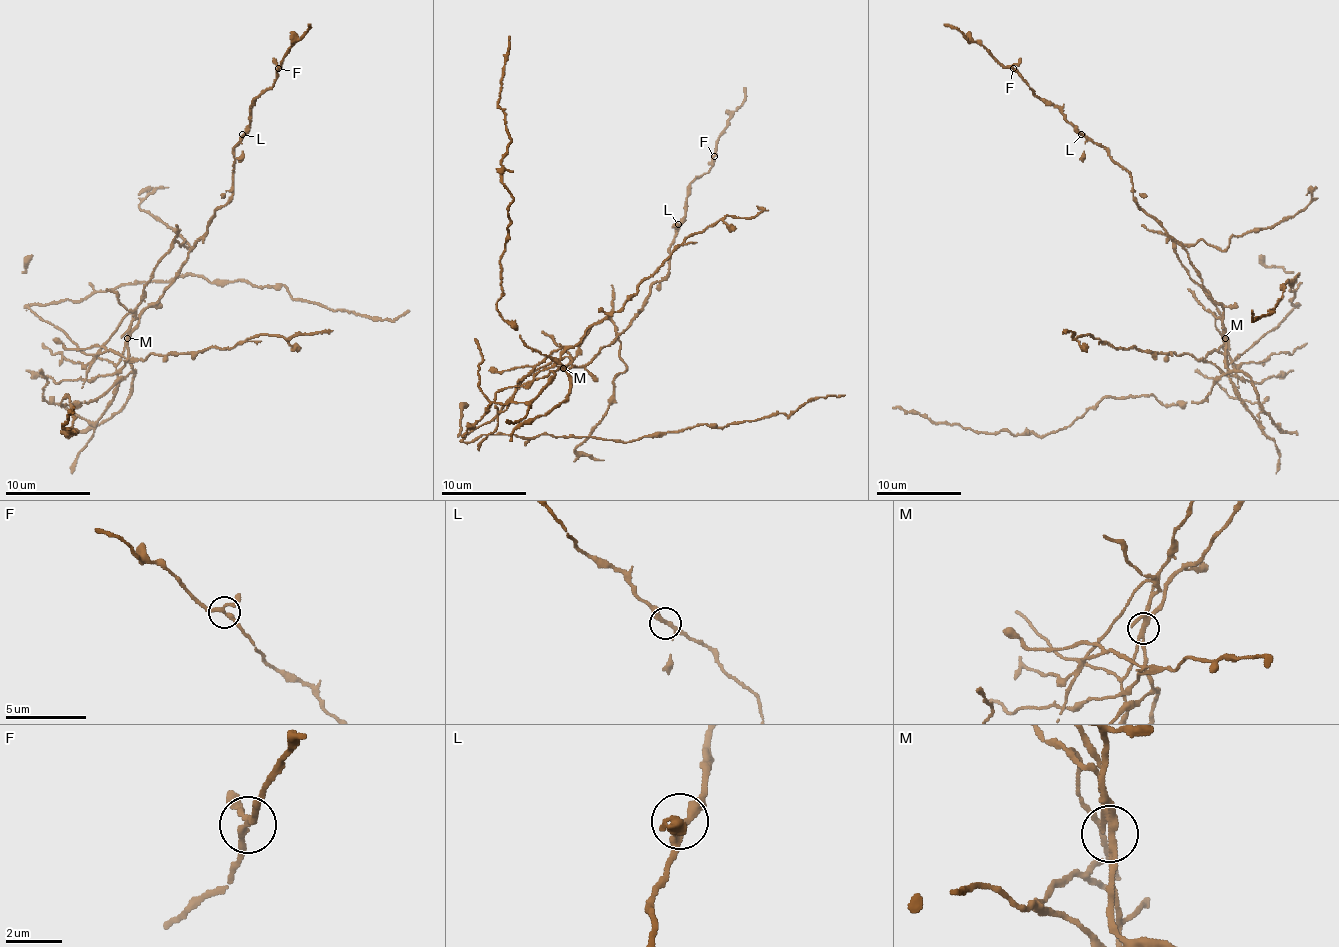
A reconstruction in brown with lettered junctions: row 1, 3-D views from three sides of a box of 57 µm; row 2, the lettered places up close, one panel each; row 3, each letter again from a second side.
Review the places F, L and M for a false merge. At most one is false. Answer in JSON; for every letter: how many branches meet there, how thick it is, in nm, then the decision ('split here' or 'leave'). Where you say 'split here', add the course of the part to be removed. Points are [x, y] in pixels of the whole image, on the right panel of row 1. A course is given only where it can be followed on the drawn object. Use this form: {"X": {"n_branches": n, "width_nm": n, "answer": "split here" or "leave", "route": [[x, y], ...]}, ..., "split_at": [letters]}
{"F": {"n_branches": 3, "width_nm": 220, "answer": "leave"}, "L": {"n_branches": 3, "width_nm": 240, "answer": "leave"}, "M": {"n_branches": 3, "width_nm": 240, "answer": "split here", "route": [[1224, 337], [1226, 363], [1299, 305], [1290, 303], [1299, 275], [1282, 286], [1271, 311], [1254, 320], [1252, 309]]}, "split_at": ["M"]}

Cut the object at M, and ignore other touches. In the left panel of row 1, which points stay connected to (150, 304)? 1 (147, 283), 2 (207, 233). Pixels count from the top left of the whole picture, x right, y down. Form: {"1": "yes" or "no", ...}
{"1": "no", "2": "yes"}

